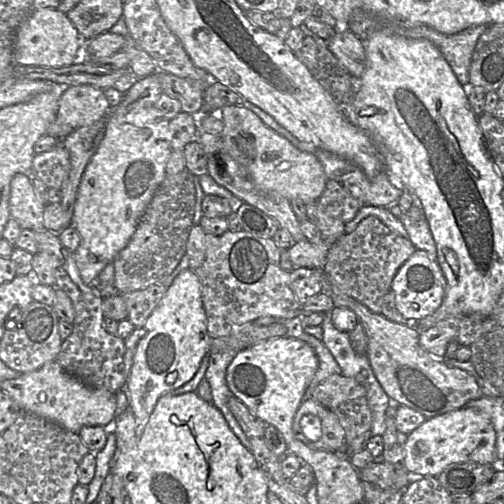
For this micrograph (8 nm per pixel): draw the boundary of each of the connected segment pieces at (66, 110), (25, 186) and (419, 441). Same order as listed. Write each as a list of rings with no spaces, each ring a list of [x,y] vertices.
[[[88,84],[73,85],[67,87],[59,99],[56,121],[76,130],[105,118],[110,109],[101,88]]]
[[[17,173],[10,184],[10,215],[22,229],[41,231],[44,225],[43,204],[36,195],[32,175]]]
[[[462,407],[426,419],[412,431],[403,445],[404,468],[416,476],[438,476],[454,463],[477,462],[499,466],[496,432],[490,419],[477,409]]]

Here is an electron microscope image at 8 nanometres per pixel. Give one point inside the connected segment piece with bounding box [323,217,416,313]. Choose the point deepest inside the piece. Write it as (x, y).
(362, 264)

